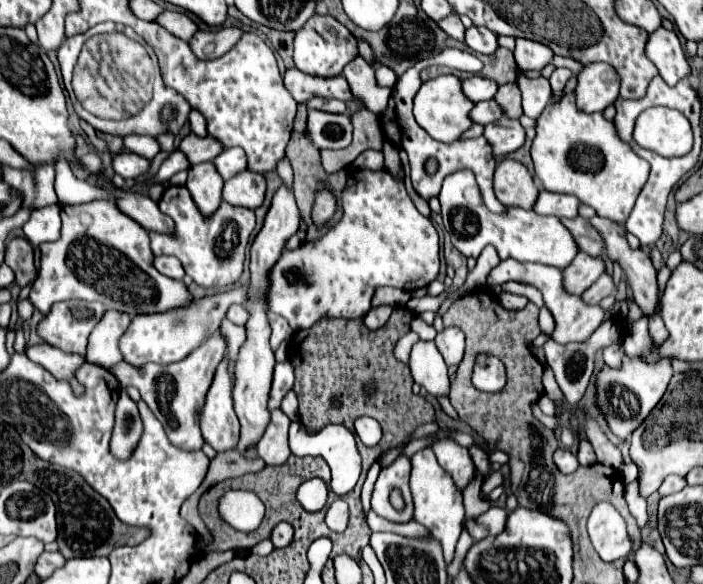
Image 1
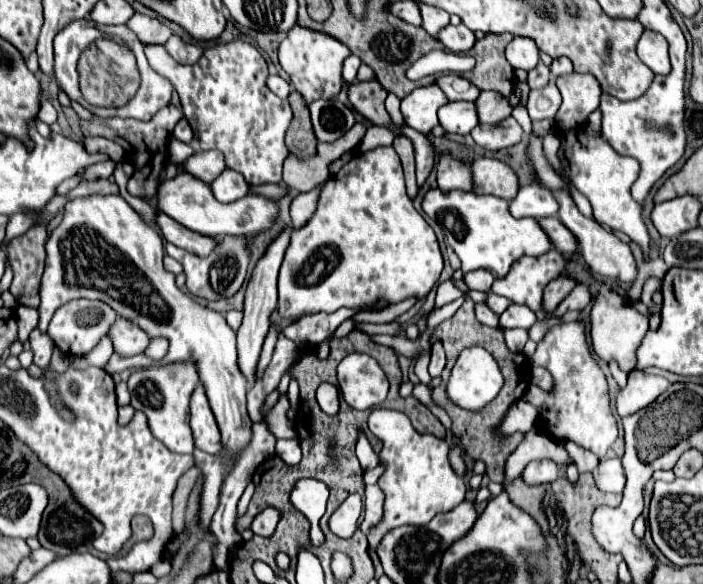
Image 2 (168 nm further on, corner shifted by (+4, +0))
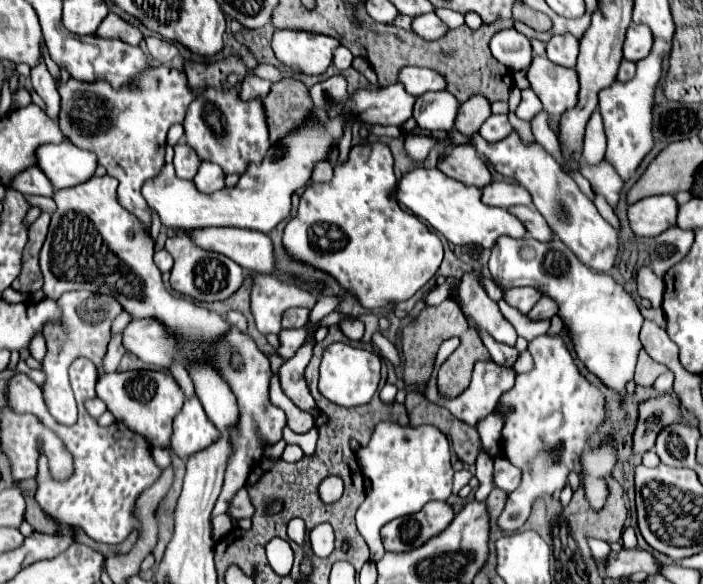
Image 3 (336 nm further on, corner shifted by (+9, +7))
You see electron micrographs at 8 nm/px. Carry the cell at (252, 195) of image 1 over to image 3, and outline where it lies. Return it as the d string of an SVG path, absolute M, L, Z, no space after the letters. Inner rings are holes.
M202 162L198 174L194 176L196 188L204 194L212 194L212 192L222 190L224 180L226 180L226 174L222 174L222 168L218 168L218 164L214 164L214 162Z

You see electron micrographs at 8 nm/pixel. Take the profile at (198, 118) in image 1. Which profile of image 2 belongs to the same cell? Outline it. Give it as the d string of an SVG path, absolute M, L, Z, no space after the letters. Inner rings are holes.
M181 119L181 121L175 125L173 137L179 139L179 141L183 141L183 143L191 143L191 139L193 139L193 131L191 131L191 127L189 127L189 123L187 123L185 119Z

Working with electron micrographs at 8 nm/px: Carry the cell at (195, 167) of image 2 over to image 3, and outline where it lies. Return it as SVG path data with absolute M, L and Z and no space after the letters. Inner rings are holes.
M176 144L174 146L174 168L176 168L178 178L192 180L192 176L198 172L200 162L202 160L198 160L198 154L188 144Z

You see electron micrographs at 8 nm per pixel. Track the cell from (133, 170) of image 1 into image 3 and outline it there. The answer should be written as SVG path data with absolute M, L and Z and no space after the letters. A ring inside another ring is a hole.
M68 140L56 146L54 144L40 146L36 156L38 156L38 166L50 178L56 190L82 184L84 180L94 176L94 170L98 166L98 158L94 156L94 152L82 150L70 144Z

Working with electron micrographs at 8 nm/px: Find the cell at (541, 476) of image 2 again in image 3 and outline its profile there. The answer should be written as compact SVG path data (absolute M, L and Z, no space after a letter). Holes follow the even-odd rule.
M506 458L494 460L494 486L496 488L514 492L514 488L518 488L520 478L522 478L522 472L518 472L518 468L514 468L514 464L510 464Z

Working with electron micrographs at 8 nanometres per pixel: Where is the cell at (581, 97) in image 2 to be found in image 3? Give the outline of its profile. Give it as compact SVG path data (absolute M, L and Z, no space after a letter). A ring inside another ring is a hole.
M534 56L528 66L530 88L538 94L544 104L544 110L560 118L562 112L574 108L578 104L578 76L576 70L558 66L548 58Z

